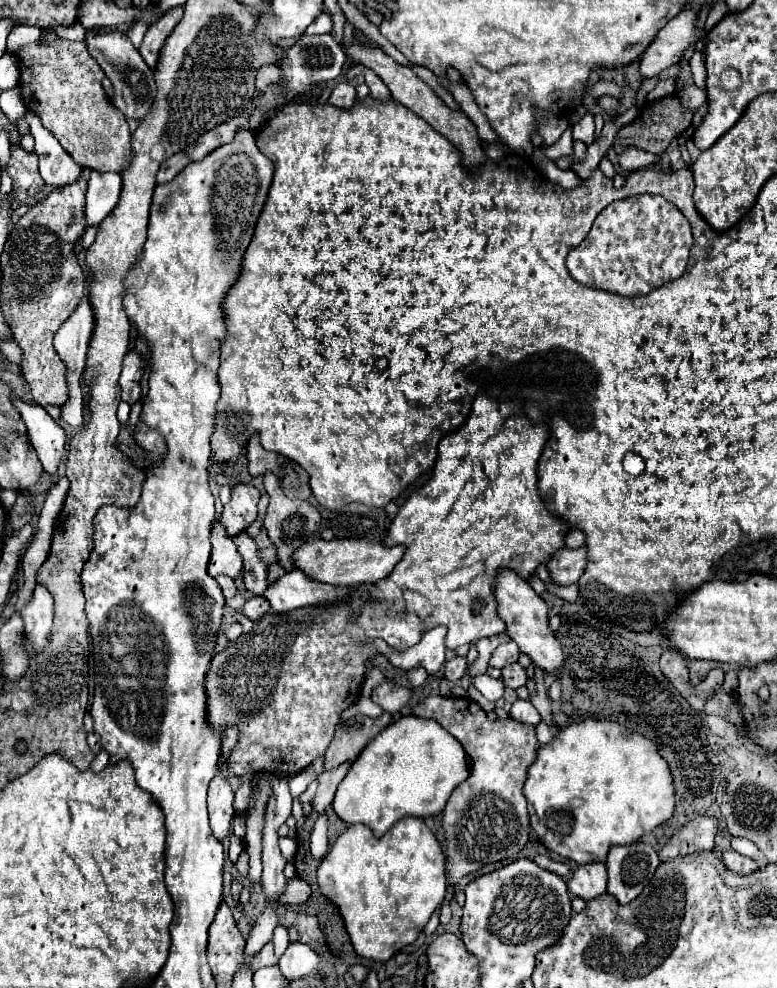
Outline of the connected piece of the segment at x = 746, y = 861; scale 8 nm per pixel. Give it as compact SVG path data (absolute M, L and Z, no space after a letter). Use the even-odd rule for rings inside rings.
M734 849L724 851L724 853L722 853L722 859L724 859L724 865L726 865L730 871L738 873L738 875L754 873L754 871L758 869L758 865L756 865L756 863L754 863L750 857L740 855L740 853L736 853Z

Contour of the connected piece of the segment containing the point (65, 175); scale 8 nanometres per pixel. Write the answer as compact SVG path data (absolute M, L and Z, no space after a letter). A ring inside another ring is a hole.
M26 113L26 121L30 125L30 133L36 141L34 153L40 159L40 171L42 179L52 185L68 185L70 181L78 179L78 173L82 173L82 167L74 163L74 159L62 149L62 145L56 141L56 137L38 121L34 113Z

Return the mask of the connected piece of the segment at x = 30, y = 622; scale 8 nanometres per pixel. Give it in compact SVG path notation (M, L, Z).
M36 583L32 599L22 607L20 611L24 625L26 625L26 637L32 641L32 647L44 649L50 639L52 629L52 595L48 589L40 583Z

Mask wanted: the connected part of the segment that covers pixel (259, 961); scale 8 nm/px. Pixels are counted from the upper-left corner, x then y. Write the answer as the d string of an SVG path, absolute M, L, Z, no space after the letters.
M268 943L268 945L262 949L262 953L258 953L258 957L254 959L254 969L264 967L264 965L276 965L276 963L278 963L278 957L274 955L272 945Z

